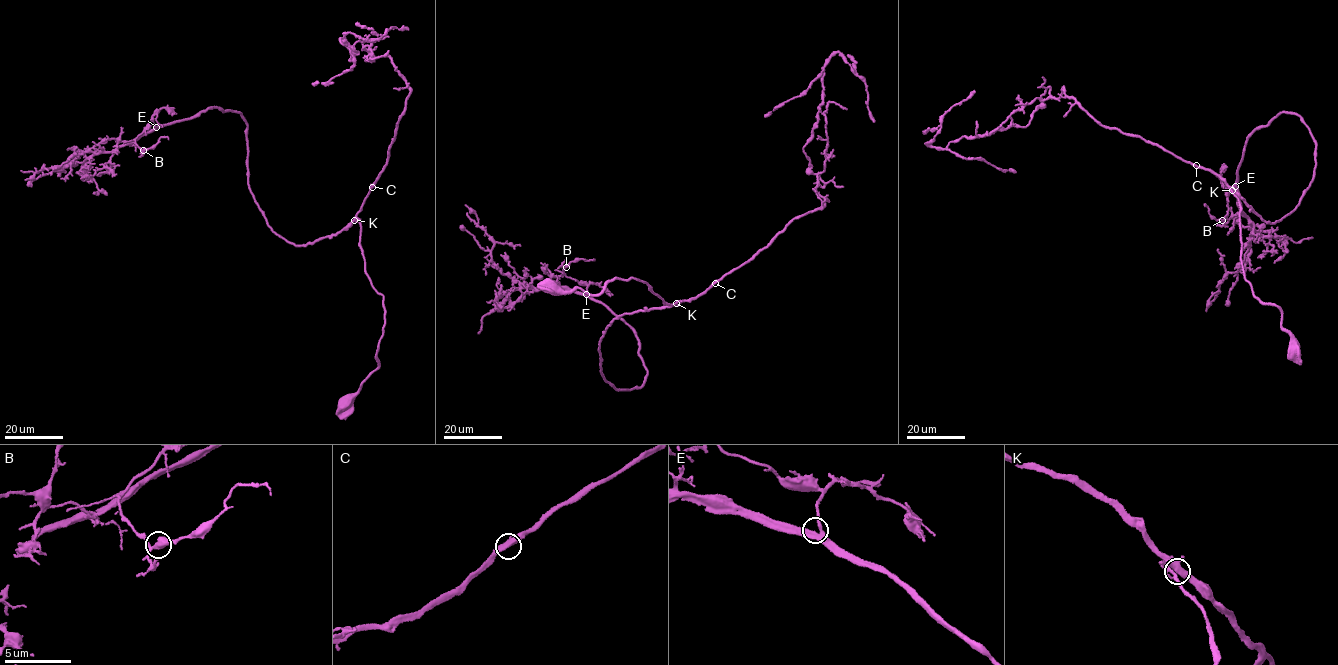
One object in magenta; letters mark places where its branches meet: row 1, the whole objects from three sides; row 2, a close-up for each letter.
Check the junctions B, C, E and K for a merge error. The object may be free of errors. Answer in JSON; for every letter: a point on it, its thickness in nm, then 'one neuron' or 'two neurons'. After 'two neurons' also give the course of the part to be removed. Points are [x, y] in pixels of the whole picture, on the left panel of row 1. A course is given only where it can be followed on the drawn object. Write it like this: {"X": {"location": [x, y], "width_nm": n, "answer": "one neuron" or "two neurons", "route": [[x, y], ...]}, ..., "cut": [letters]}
{"B": {"location": [143, 150], "width_nm": 360, "answer": "one neuron"}, "C": {"location": [372, 187], "width_nm": 340, "answer": "one neuron"}, "E": {"location": [156, 127], "width_nm": 320, "answer": "one neuron"}, "K": {"location": [354, 220], "width_nm": 340, "answer": "one neuron"}, "cut": []}

